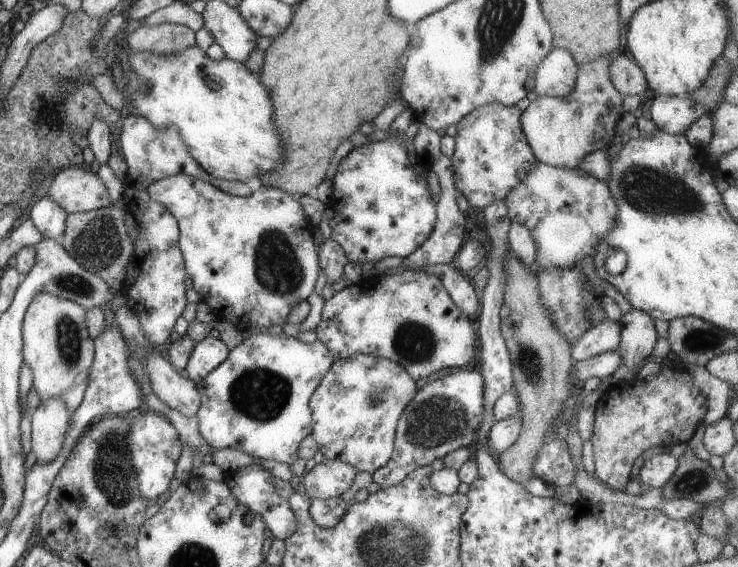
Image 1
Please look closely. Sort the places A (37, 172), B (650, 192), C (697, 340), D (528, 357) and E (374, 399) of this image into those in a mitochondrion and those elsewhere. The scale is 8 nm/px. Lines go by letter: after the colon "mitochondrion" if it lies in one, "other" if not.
A: other
B: mitochondrion
C: mitochondrion
D: mitochondrion
E: mitochondrion

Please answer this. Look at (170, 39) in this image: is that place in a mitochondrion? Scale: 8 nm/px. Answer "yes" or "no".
yes

